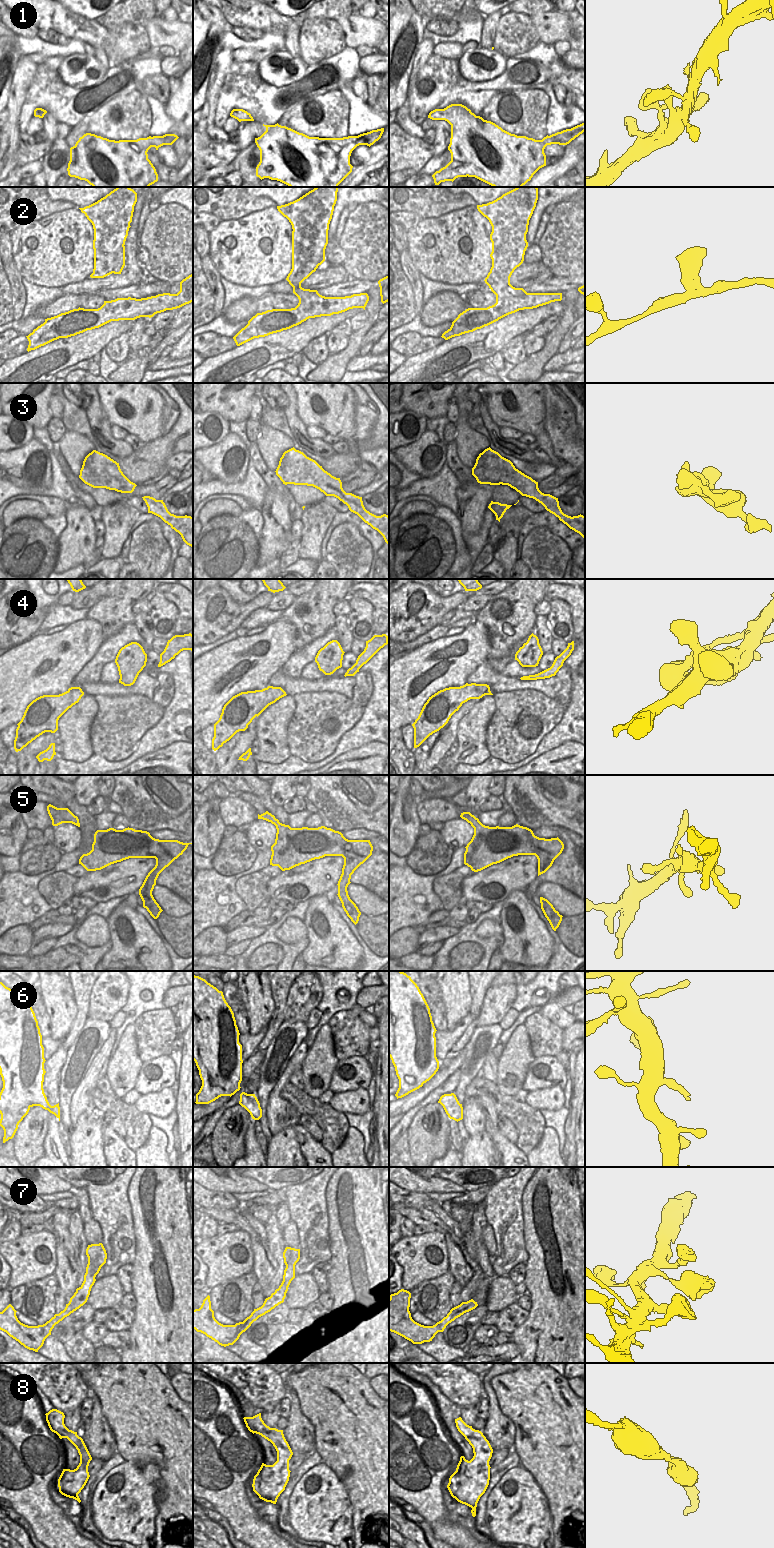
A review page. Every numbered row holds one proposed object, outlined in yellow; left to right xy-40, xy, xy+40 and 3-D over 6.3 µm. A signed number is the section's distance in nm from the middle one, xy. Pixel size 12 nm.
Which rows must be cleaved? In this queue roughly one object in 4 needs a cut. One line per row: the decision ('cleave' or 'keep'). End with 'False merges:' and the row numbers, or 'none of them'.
1: keep
2: keep
3: keep
4: keep
5: keep
6: keep
7: keep
8: keep
False merges: none of them

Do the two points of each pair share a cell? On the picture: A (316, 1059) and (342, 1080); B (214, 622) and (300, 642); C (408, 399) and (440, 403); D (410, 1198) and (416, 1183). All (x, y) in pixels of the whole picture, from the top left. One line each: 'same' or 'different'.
A: different
B: different
C: same
D: different

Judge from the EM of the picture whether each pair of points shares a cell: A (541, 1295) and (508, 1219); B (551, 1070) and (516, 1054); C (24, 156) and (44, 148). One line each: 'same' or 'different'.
A: different
B: different
C: same

